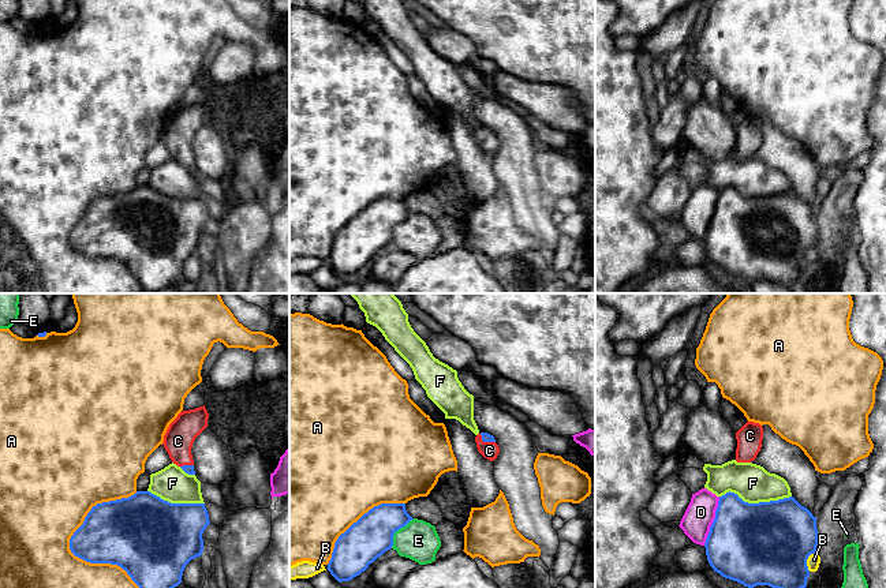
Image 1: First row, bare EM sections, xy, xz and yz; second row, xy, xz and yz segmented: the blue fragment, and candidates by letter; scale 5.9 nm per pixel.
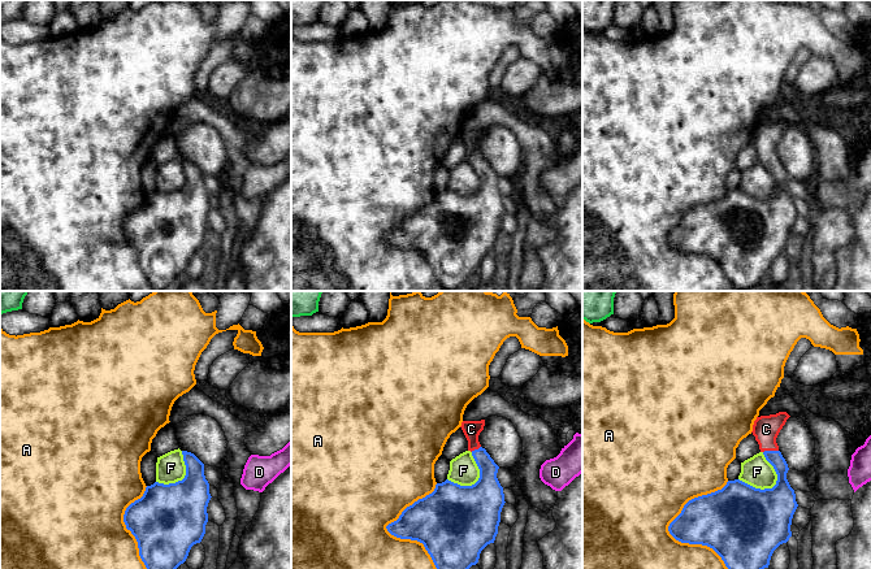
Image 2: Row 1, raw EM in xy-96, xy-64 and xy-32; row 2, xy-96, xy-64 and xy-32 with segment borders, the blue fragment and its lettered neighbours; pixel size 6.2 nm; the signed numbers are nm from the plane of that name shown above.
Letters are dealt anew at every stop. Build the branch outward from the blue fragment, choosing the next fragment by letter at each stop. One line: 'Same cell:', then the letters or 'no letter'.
Same cell: C

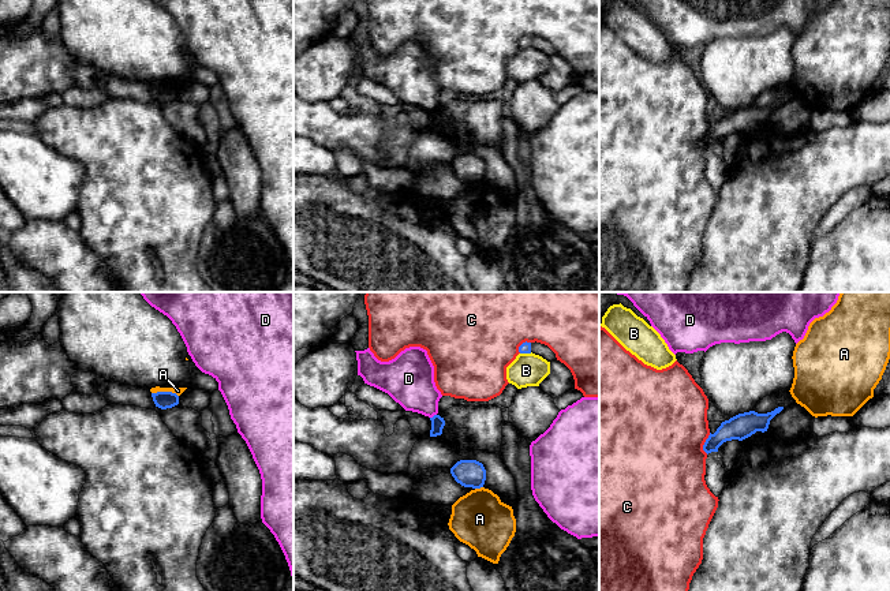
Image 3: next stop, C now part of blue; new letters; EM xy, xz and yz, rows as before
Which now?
Same cell: no letter

